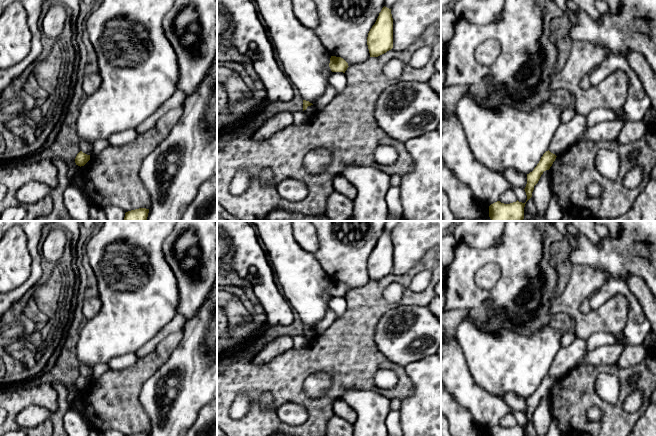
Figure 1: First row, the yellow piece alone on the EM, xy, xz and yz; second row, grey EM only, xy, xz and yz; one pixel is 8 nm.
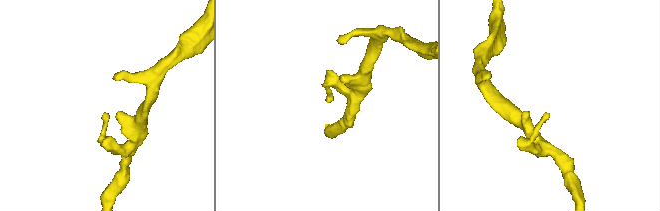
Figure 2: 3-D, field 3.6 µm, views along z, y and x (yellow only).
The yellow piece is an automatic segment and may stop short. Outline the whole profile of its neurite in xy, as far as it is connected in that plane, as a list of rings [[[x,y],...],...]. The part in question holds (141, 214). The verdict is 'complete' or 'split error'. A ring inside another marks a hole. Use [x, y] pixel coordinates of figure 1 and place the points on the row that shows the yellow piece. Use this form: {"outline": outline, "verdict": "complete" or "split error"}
{"outline": [[[139,208],[125,213],[123,221],[146,221],[149,209]]], "verdict": "complete"}

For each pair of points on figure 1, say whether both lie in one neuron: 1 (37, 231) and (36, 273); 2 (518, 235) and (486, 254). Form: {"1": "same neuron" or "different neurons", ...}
{"1": "same neuron", "2": "same neuron"}

